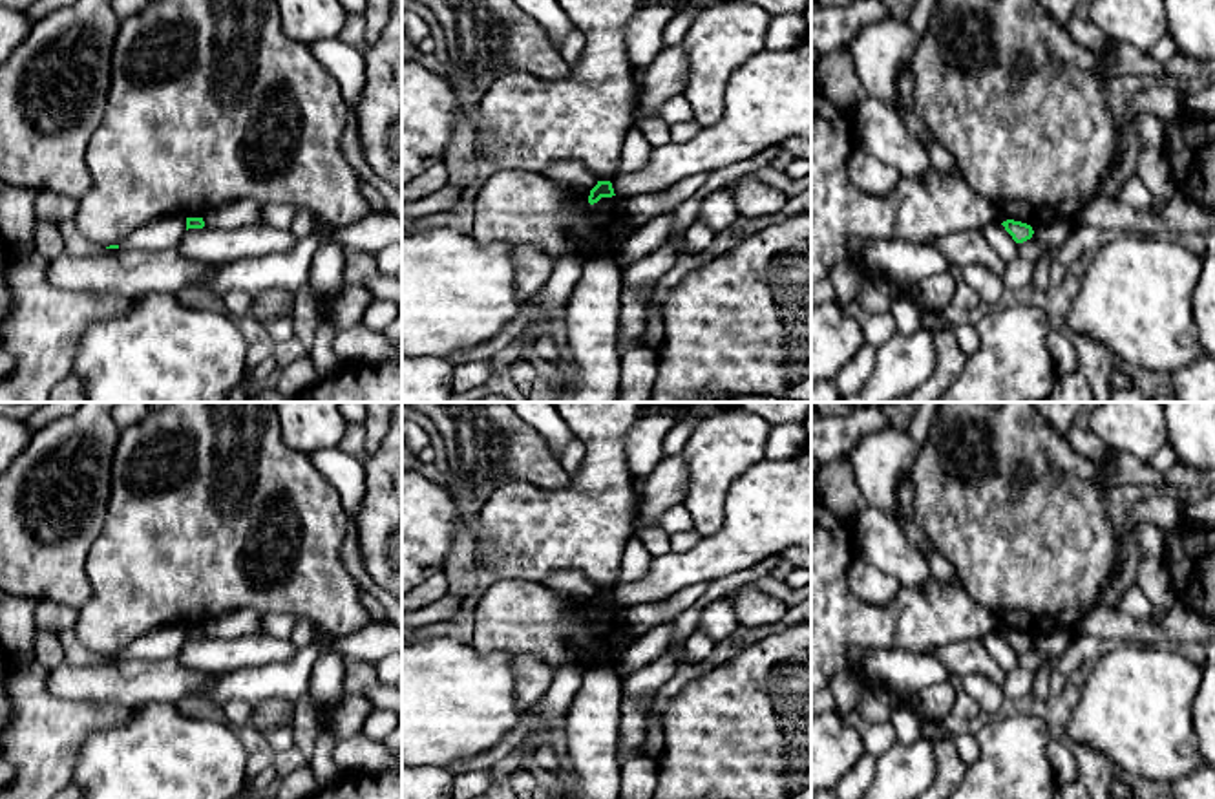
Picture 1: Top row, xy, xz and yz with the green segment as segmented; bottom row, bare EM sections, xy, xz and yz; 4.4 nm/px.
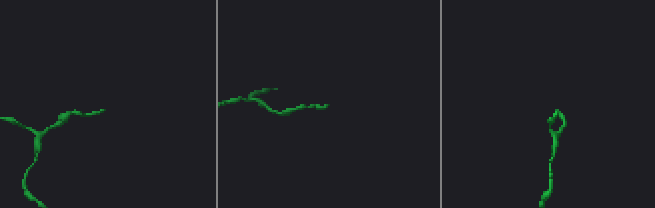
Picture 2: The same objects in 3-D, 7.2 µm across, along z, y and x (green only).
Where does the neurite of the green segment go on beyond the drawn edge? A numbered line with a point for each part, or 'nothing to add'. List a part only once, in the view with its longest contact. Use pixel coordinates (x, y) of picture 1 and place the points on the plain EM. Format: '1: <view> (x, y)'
nothing to add

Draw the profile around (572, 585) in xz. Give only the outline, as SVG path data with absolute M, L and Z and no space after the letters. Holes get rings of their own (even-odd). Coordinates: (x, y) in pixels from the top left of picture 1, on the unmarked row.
M555 570L541 581L546 589L568 602L590 602L597 594L597 587L579 570Z

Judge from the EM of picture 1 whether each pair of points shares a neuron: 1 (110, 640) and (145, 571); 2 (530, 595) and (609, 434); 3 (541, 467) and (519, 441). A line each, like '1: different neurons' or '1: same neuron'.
1: same neuron
2: different neurons
3: same neuron

